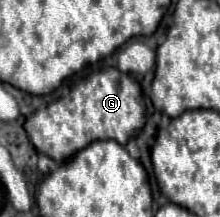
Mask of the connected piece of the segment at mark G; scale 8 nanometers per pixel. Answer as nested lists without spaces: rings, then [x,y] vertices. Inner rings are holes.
[[[115,67],[91,71],[71,87],[67,99],[37,109],[23,123],[35,149],[59,163],[99,139],[113,139],[125,145],[131,135],[137,135],[143,129],[143,125],[145,109],[139,103],[139,83]]]

